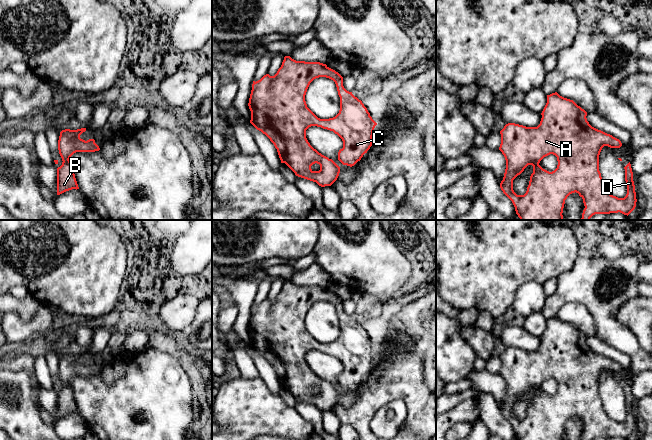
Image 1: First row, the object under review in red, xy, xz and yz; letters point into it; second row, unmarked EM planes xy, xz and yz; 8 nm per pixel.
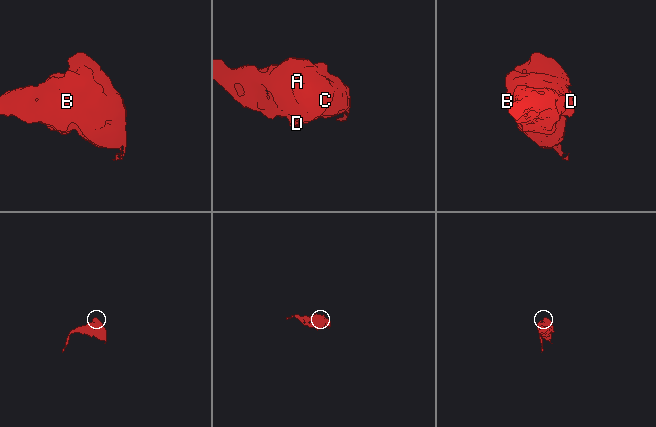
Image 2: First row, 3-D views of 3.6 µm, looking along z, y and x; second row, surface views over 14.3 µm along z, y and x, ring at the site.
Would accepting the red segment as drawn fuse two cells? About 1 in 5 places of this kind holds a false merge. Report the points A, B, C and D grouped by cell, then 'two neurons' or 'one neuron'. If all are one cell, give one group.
A B C D | one neuron

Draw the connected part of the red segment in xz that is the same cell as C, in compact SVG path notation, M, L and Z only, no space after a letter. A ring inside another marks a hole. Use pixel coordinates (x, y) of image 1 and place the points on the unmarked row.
M290 280L284 281L281 291L274 300L266 298L260 304L256 306L253 305L248 330L251 335L250 347L257 354L265 358L274 368L281 387L285 387L296 400L316 406L321 411L331 410L337 404L340 391L332 383L322 379L310 369L306 362L306 354L311 350L317 350L337 358L343 365L343 372L338 376L338 384L343 389L352 391L361 384L363 379L367 377L372 370L373 355L377 349L362 325L355 321L352 316L344 312L343 301L338 296L329 292L326 288L320 286L296 285ZM319 301L329 302L336 308L340 321L340 334L333 342L320 343L307 331L305 325L307 313L310 307Z

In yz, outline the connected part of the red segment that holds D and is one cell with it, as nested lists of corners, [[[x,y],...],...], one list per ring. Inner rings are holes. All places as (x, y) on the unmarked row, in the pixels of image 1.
[[[557,316],[547,319],[547,327],[541,337],[542,342],[537,351],[526,351],[523,349],[508,347],[500,355],[501,368],[499,374],[505,381],[506,393],[500,412],[503,417],[512,425],[518,440],[563,440],[565,424],[572,417],[578,417],[583,423],[584,434],[582,440],[593,440],[595,438],[622,437],[629,439],[636,431],[636,416],[633,405],[633,396],[630,386],[624,391],[625,405],[627,408],[627,418],[624,422],[611,419],[601,401],[599,395],[599,379],[604,370],[610,372],[620,372],[622,367],[619,363],[601,354],[592,351],[587,345],[587,336],[578,330],[573,324],[560,320]],[[553,378],[557,381],[557,392],[549,396],[543,393],[540,385]],[[528,390],[533,390],[533,397],[530,400],[529,409],[524,419],[517,419],[513,414],[513,404],[520,399]]]

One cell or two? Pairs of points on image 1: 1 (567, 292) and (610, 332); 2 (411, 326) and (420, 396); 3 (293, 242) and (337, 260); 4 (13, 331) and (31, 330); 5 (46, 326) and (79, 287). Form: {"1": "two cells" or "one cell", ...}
{"1": "one cell", "2": "two cells", "3": "two cells", "4": "one cell", "5": "two cells"}

